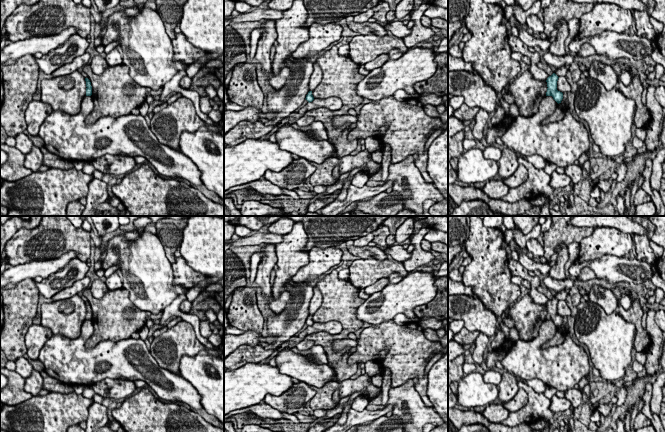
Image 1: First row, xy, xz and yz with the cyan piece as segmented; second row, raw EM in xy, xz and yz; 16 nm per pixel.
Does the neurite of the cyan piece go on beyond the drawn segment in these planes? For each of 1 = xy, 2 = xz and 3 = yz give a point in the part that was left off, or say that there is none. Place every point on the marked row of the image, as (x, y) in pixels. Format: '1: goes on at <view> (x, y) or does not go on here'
1: does not go on here
2: does not go on here
3: does not go on here

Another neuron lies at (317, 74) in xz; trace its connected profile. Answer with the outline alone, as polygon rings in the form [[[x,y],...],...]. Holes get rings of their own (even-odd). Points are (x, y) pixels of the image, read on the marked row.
[[[317,62],[313,63],[313,67],[314,70],[309,82],[309,91],[313,91],[320,84],[323,77],[323,72]]]

